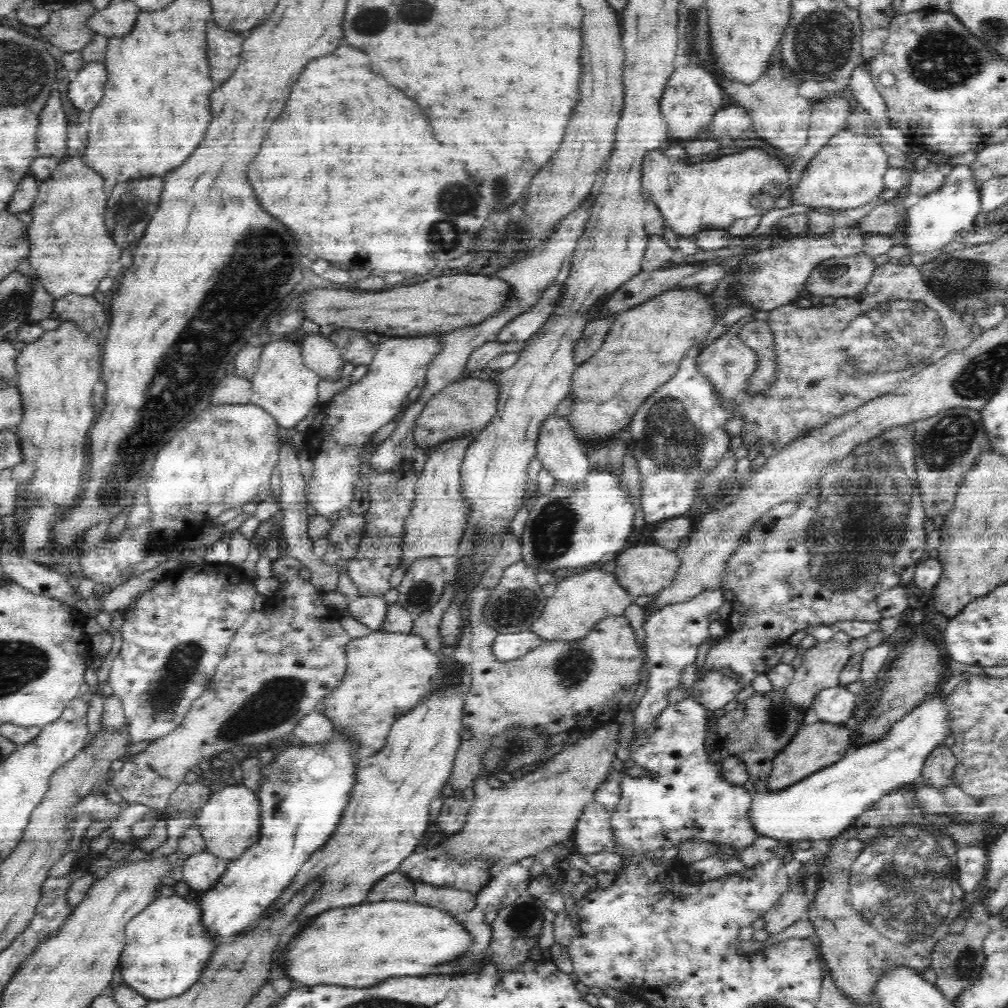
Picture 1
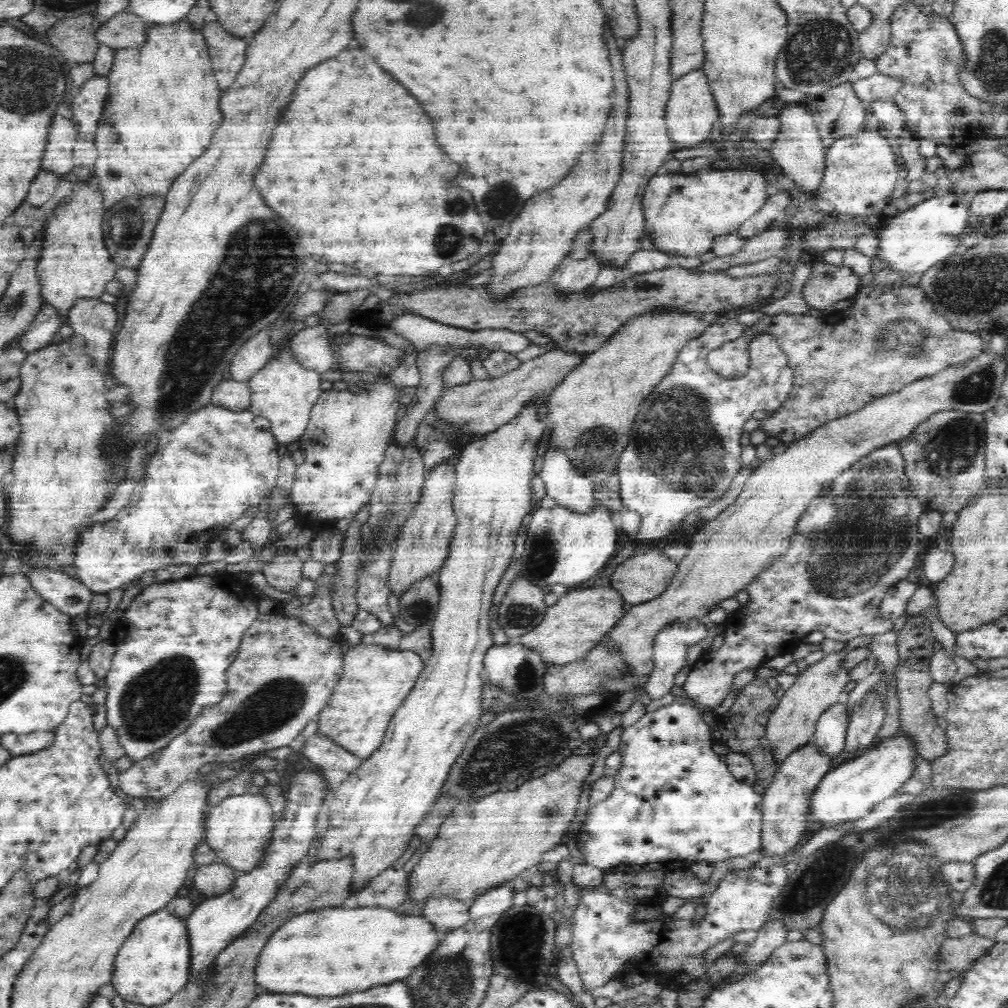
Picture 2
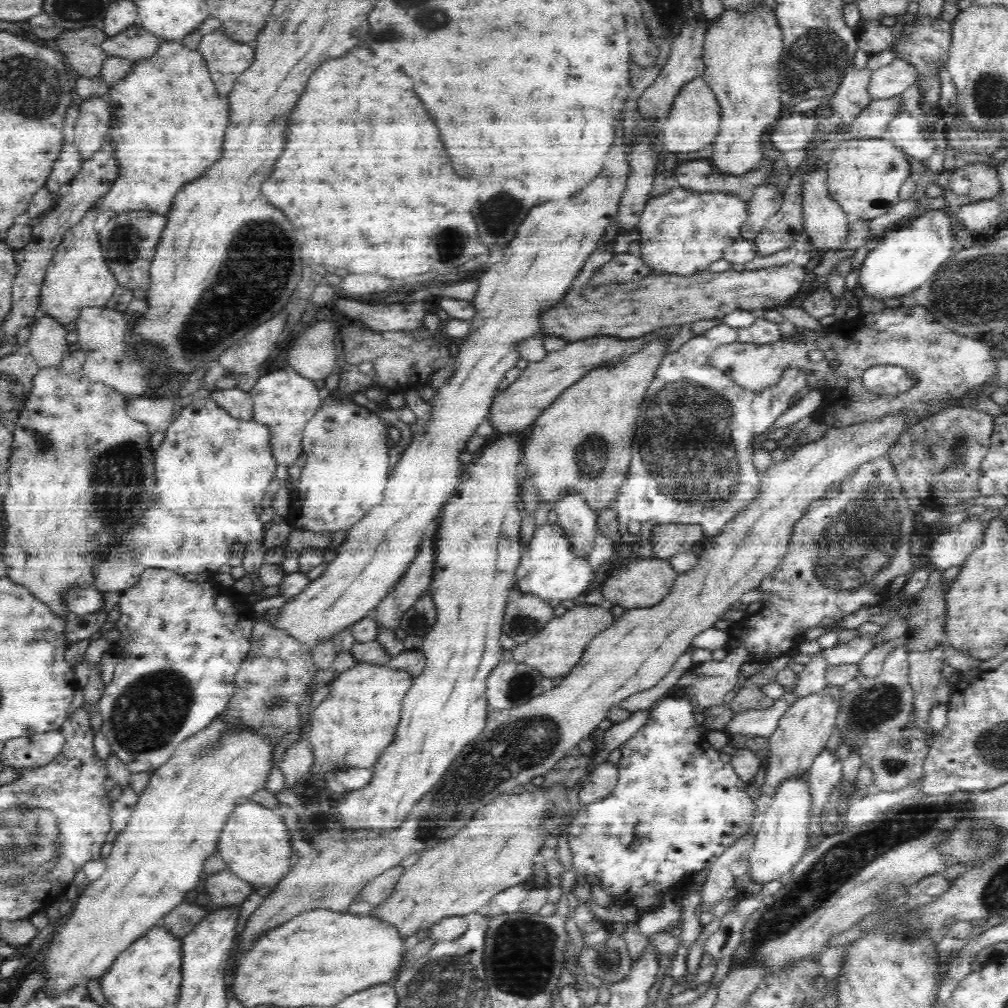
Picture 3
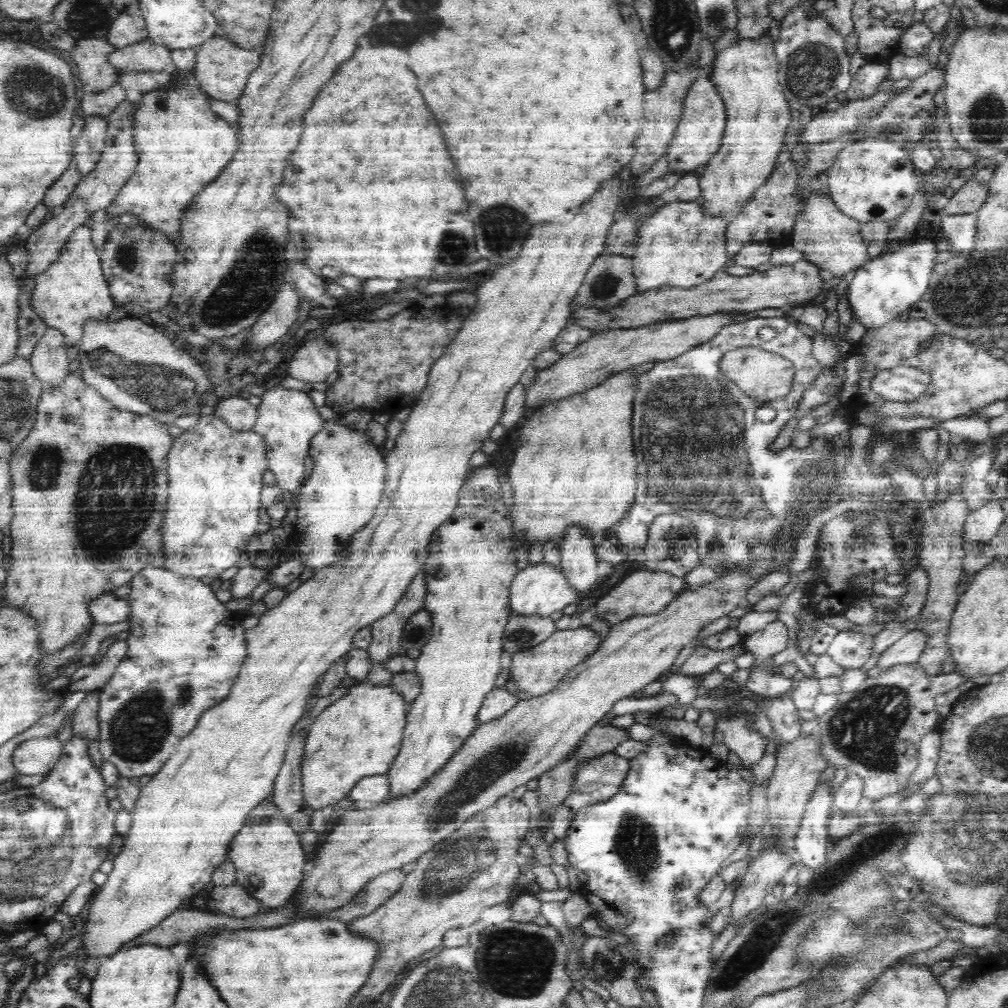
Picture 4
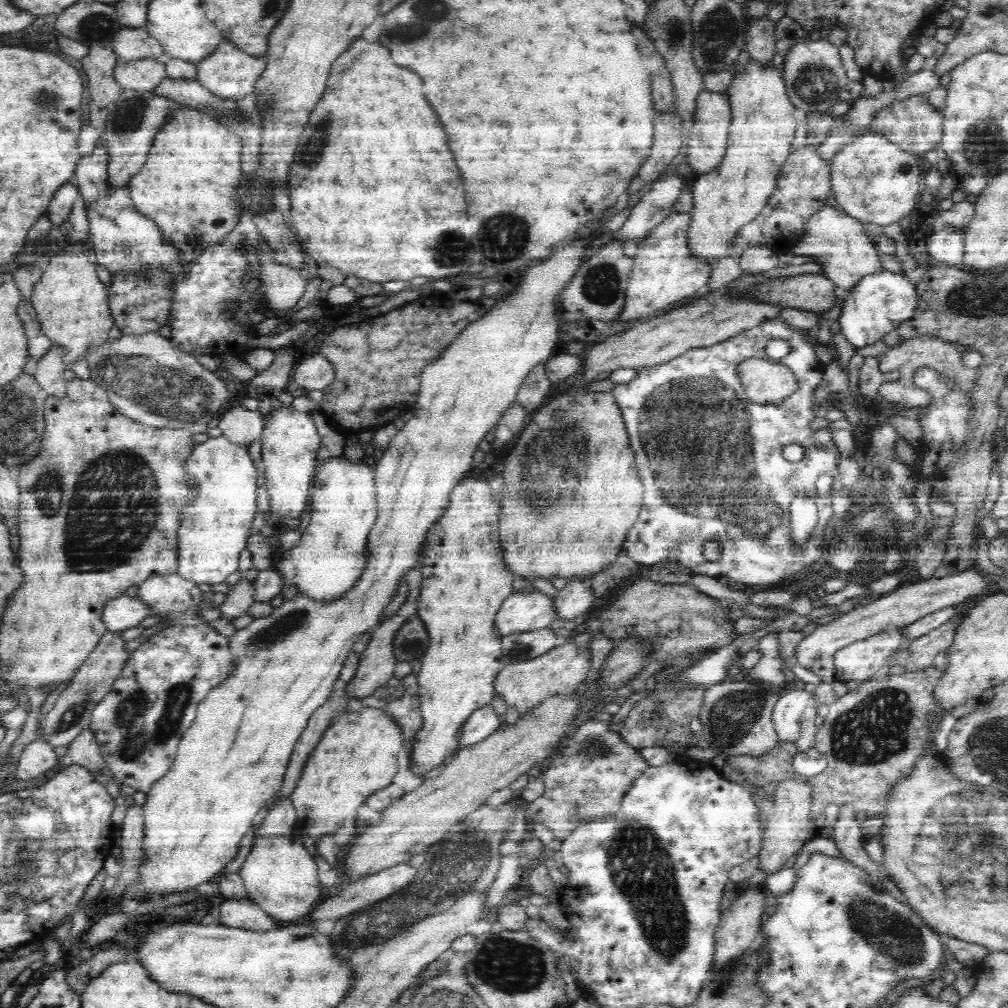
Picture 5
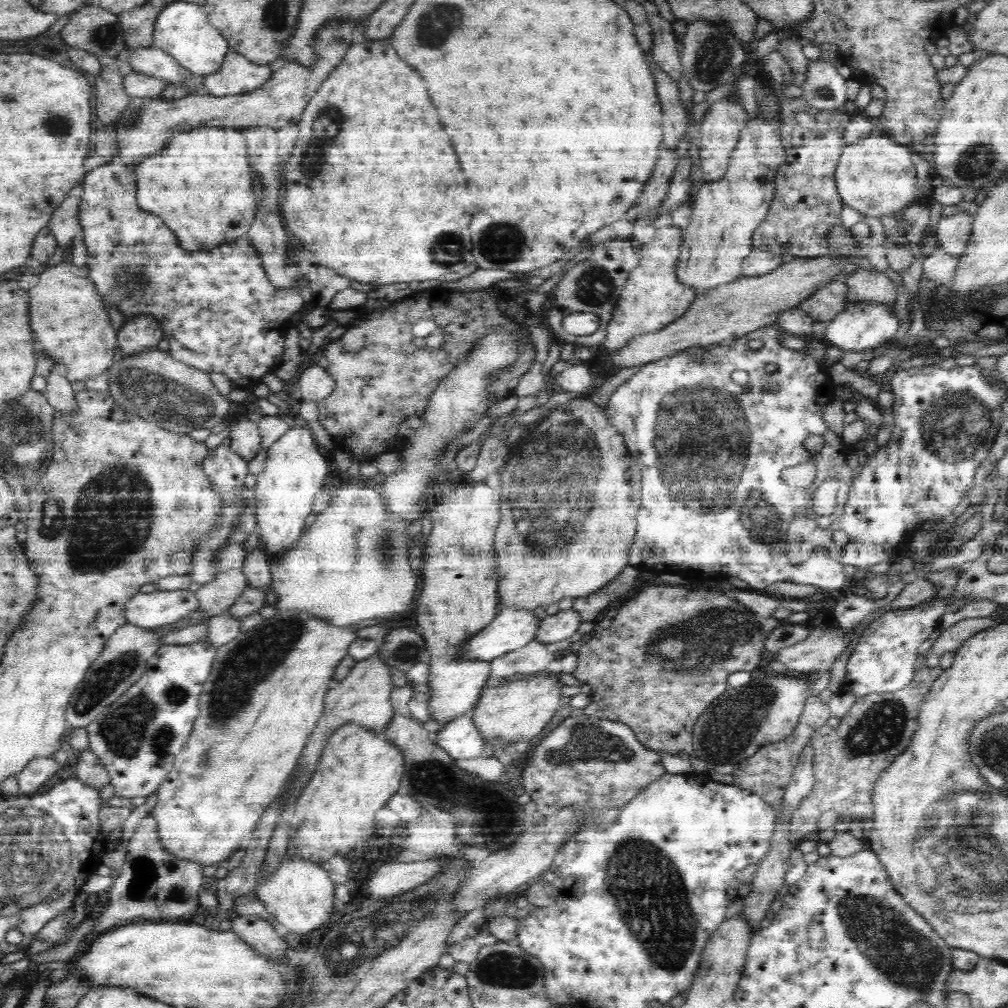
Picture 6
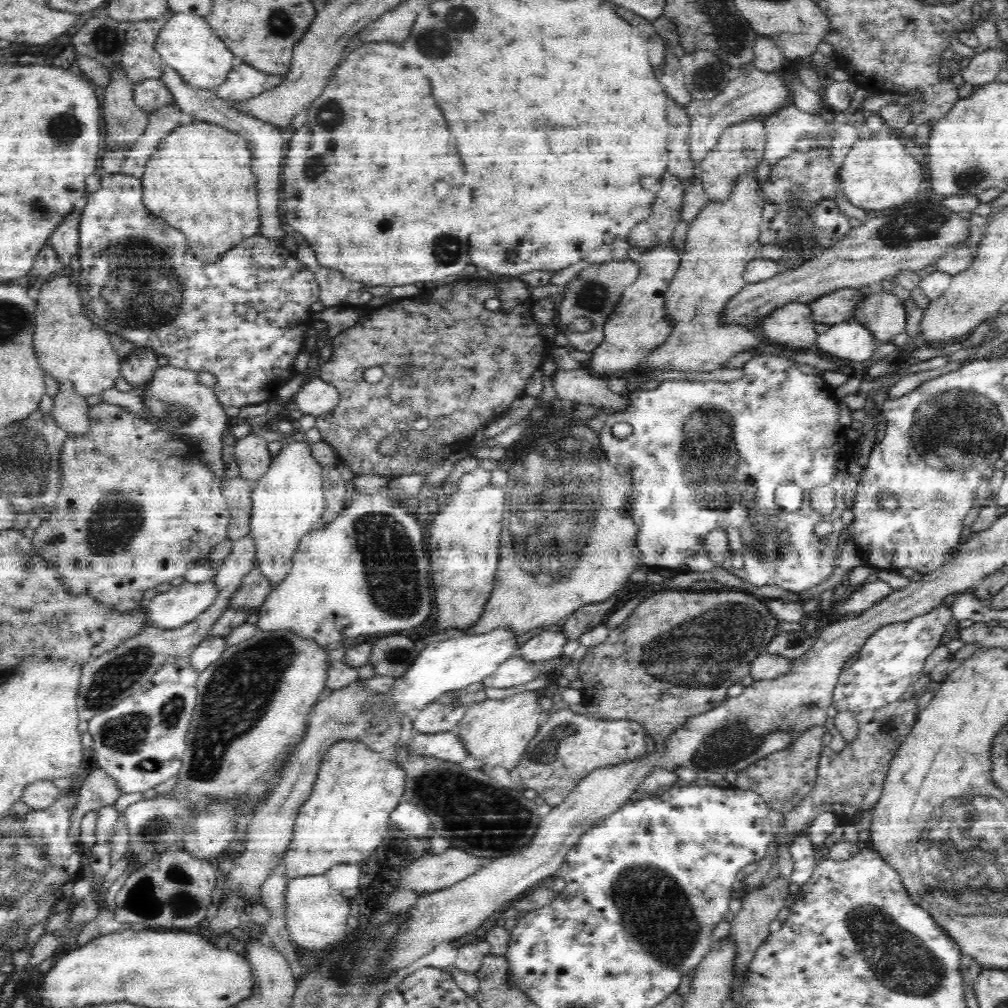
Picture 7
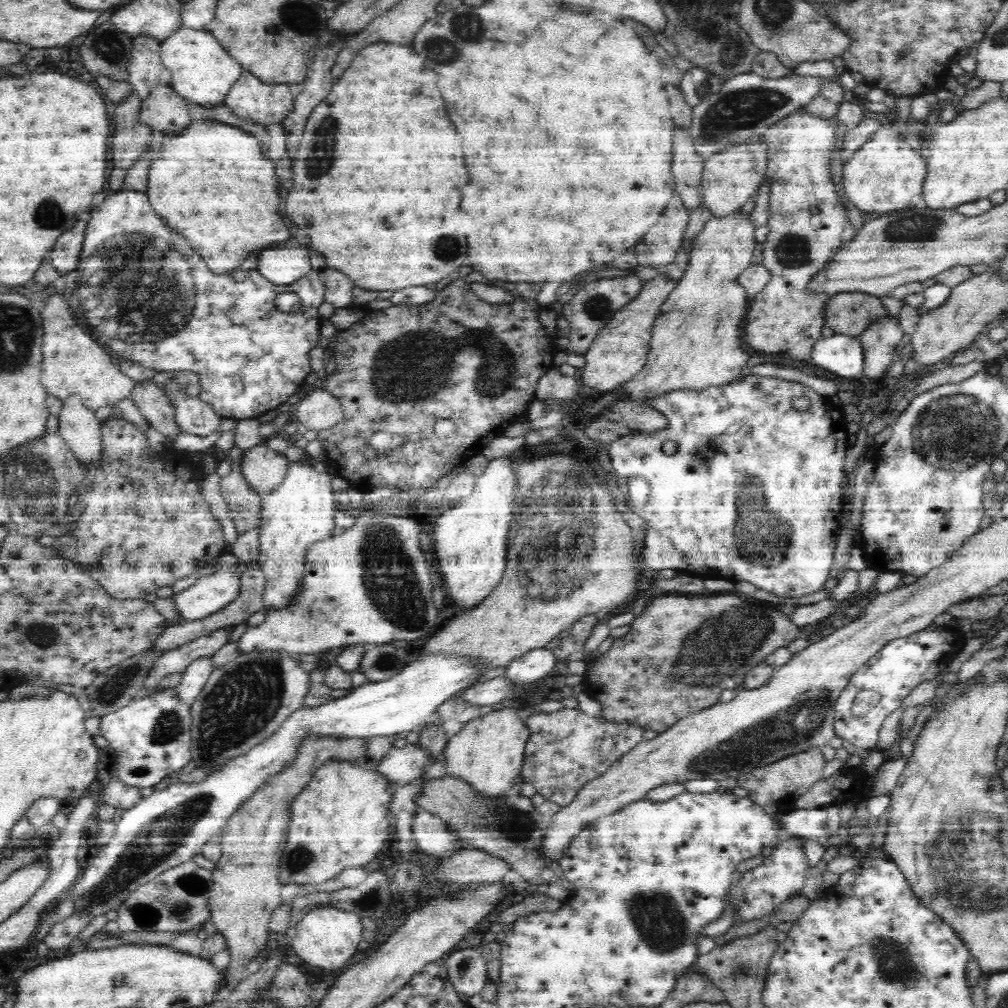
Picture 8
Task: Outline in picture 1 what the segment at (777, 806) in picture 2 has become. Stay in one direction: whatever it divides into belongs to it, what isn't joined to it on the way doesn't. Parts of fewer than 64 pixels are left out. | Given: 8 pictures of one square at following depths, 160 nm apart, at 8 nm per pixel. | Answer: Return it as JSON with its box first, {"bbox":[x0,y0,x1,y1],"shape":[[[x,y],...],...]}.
{"bbox":[766,721,852,792],"shape":[[[827,721],[802,724],[794,738],[773,759],[773,769],[769,774],[766,790],[776,792],[778,788],[788,788],[790,784],[796,784],[806,776],[838,762],[850,750],[851,737],[852,731],[846,728],[846,724],[828,724]]]}

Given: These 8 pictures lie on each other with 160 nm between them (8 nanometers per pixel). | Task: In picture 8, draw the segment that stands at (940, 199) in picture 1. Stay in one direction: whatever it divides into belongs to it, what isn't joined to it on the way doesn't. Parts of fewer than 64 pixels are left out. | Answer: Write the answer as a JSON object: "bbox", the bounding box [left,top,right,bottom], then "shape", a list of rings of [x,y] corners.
{"bbox":[810,333,864,380],"shape":[[[836,333],[815,344],[810,362],[830,374],[856,380],[863,373],[864,348],[860,338]]]}

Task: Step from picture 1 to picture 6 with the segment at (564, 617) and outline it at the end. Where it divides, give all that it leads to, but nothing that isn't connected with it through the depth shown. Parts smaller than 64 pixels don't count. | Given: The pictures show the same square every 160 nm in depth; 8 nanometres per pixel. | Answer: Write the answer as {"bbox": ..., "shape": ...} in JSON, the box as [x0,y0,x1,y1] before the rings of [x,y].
{"bbox":[472,674,562,745],"shape":[[[538,674],[536,678],[518,679],[518,682],[510,682],[500,688],[484,689],[472,712],[474,726],[481,732],[486,745],[492,744],[496,738],[500,738],[505,744],[530,741],[542,732],[546,722],[550,722],[550,718],[558,710],[562,698],[560,688],[562,684],[556,678]]]}

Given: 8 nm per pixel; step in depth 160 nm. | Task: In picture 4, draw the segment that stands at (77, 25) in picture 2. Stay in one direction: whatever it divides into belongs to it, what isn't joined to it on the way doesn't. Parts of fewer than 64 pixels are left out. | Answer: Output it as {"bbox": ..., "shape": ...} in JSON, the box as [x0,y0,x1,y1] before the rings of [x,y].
{"bbox":[70,38,119,92],"shape":[[[84,38],[76,42],[76,48],[72,48],[70,52],[71,57],[76,63],[76,68],[78,68],[78,76],[84,86],[84,90],[87,92],[102,92],[110,86],[118,83],[119,71],[116,70],[110,63],[109,58],[110,52],[112,52],[114,47],[102,38]]]}

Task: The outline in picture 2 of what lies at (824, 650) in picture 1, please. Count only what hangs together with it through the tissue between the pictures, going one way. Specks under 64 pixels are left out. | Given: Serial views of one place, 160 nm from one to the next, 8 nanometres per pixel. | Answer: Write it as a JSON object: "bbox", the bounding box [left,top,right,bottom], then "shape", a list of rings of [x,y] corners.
{"bbox":[767,635,872,765],"shape":[[[868,635],[858,636],[854,640],[844,642],[844,648],[840,652],[827,653],[824,660],[808,666],[798,672],[796,682],[788,688],[784,696],[779,700],[776,710],[767,722],[767,739],[771,744],[771,752],[774,753],[775,761],[780,765],[792,752],[796,752],[801,745],[813,741],[816,724],[822,712],[834,706],[837,701],[844,698],[844,686],[850,681],[848,670],[840,668],[846,653],[855,648],[869,648],[872,639]]]}

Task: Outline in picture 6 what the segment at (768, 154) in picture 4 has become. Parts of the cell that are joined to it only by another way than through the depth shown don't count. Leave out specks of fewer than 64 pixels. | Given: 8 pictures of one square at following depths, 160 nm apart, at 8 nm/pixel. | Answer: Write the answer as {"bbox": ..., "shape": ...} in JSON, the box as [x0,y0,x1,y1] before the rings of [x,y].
{"bbox":[675,94,787,293],"shape":[[[772,94],[766,96],[762,102],[764,118],[748,120],[744,125],[724,176],[720,180],[703,182],[691,195],[690,224],[683,229],[675,273],[683,284],[698,288],[699,293],[743,276],[742,262],[754,249],[752,234],[769,213],[775,195],[775,174],[787,158],[780,142],[780,132],[776,132],[774,116],[778,112],[780,106],[776,98]]]}

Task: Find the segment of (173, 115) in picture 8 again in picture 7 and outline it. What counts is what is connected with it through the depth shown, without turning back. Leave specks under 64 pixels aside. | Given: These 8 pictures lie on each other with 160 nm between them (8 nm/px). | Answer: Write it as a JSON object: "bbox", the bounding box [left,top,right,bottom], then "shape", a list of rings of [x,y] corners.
{"bbox":[132,79,175,115],"shape":[[[160,79],[142,80],[135,83],[132,90],[138,108],[148,115],[162,106],[168,106],[175,102],[172,93]]]}

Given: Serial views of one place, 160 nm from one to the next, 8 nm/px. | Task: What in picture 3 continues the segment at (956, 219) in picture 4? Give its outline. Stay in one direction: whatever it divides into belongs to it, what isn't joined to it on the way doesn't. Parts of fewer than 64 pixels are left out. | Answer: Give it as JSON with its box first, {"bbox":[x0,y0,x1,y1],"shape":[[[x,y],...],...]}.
{"bbox":[953,198,1001,234],"shape":[[[990,198],[962,205],[960,210],[953,213],[953,216],[959,220],[959,224],[962,224],[968,232],[980,234],[983,230],[990,228],[990,224],[996,221],[1001,211],[997,199]]]}

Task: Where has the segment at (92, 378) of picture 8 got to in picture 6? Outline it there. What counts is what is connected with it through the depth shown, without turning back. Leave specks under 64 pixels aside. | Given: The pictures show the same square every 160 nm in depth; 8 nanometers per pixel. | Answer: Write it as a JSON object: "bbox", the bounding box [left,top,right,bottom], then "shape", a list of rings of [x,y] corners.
{"bbox":[27,263,117,382],"shape":[[[59,263],[58,266],[50,267],[50,270],[38,275],[38,284],[27,290],[30,295],[29,326],[42,345],[44,354],[48,355],[54,364],[66,367],[67,379],[70,382],[86,382],[88,378],[105,374],[113,366],[117,331],[112,328],[102,296],[99,295],[98,288],[89,279],[88,274],[74,276],[74,272],[78,272],[78,267],[73,263]]]}

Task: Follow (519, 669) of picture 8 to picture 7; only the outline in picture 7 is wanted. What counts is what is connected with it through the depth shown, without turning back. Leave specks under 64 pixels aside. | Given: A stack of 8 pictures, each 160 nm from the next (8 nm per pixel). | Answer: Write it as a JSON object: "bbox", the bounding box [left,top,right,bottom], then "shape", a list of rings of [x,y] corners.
{"bbox":[518,628,567,662],"shape":[[[546,628],[528,636],[520,647],[518,655],[524,660],[548,662],[563,654],[562,648],[567,641],[563,631],[555,633]]]}

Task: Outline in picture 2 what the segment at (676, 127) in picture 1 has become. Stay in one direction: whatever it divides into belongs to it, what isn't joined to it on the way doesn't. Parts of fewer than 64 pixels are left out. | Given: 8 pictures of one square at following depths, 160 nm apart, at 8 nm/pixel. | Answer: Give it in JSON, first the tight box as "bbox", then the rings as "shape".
{"bbox":[665,68,719,150],"shape":[[[701,68],[685,73],[672,83],[666,104],[665,122],[675,150],[694,148],[707,142],[719,117],[719,108],[712,94],[711,85],[708,84],[707,76]]]}

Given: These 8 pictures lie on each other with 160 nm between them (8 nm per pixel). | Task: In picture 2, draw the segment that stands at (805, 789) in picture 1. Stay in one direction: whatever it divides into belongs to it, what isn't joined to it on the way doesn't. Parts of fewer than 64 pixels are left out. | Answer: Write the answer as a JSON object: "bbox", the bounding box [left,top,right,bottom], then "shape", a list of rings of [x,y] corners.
{"bbox":[809,732,915,827],"shape":[[[906,732],[890,740],[886,739],[878,748],[858,756],[852,762],[842,762],[842,766],[826,772],[820,784],[813,789],[813,796],[809,801],[809,816],[812,806],[814,820],[826,822],[826,827],[832,822],[836,822],[835,827],[852,824],[866,817],[879,802],[900,792],[903,784],[910,780],[915,771],[914,749],[915,741]]]}

